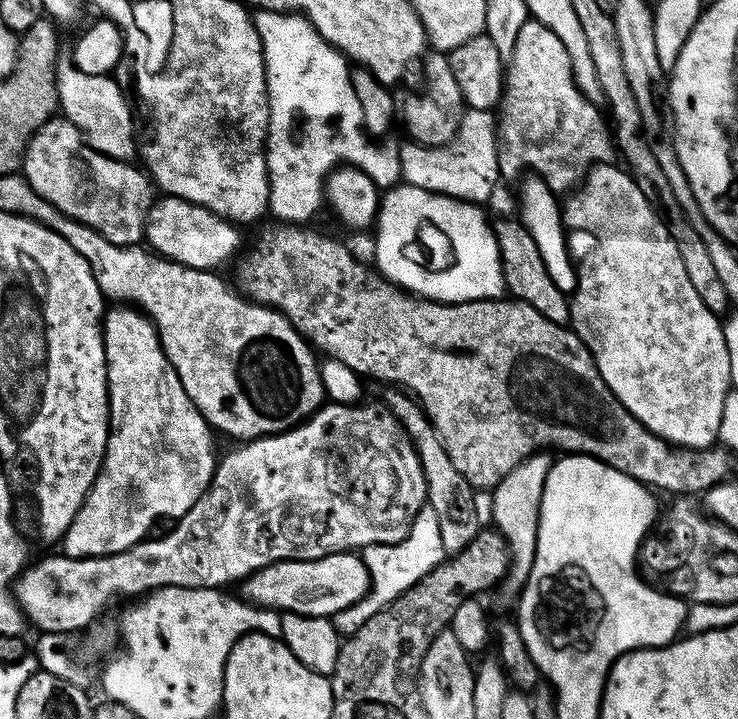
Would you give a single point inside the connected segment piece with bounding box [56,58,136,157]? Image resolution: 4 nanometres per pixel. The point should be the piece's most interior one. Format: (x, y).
(97, 105)

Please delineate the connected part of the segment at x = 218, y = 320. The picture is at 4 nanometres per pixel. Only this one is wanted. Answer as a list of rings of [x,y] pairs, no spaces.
[[[186,267],[185,270],[180,272],[180,276],[176,274],[176,280],[170,282],[168,288],[160,288],[162,292],[156,294],[158,300],[162,300],[162,313],[154,317],[154,322],[163,354],[168,358],[170,364],[174,366],[174,370],[176,370],[180,382],[182,382],[184,391],[186,391],[193,404],[197,406],[210,427],[215,431],[219,432],[220,430],[234,438],[238,438],[237,440],[239,441],[247,442],[262,435],[272,435],[275,432],[284,431],[284,429],[293,427],[300,421],[303,421],[323,405],[326,393],[320,376],[320,364],[314,356],[315,351],[300,336],[297,327],[292,325],[279,310],[267,305],[257,304],[248,298],[242,297],[230,286],[229,289],[218,275],[220,274],[215,271],[194,269],[192,267]]]

